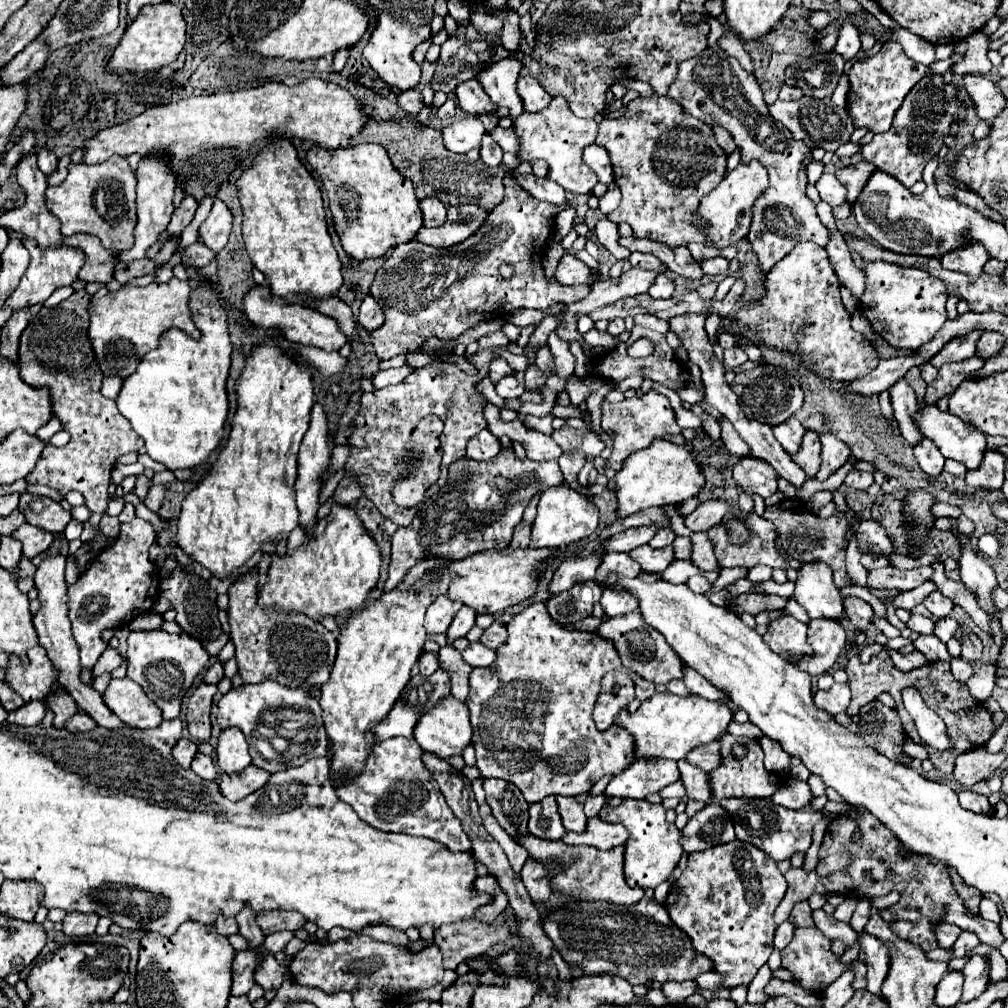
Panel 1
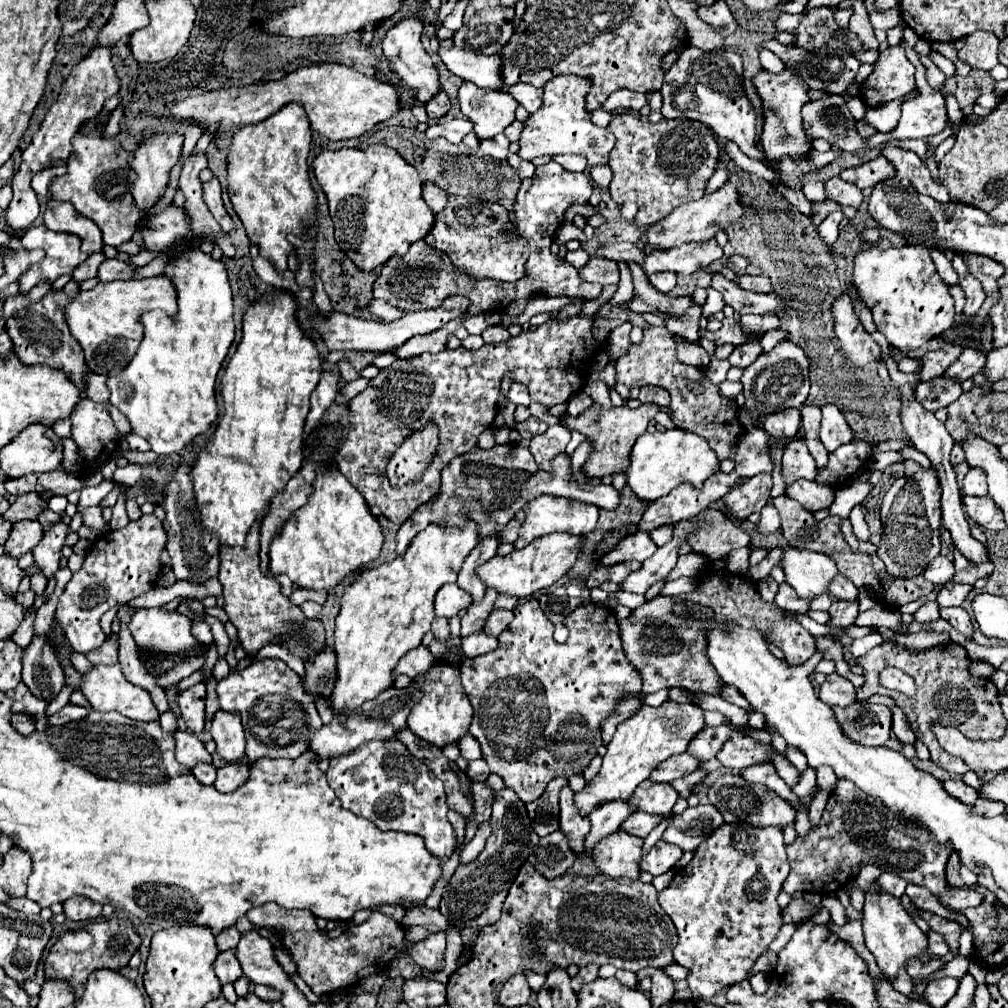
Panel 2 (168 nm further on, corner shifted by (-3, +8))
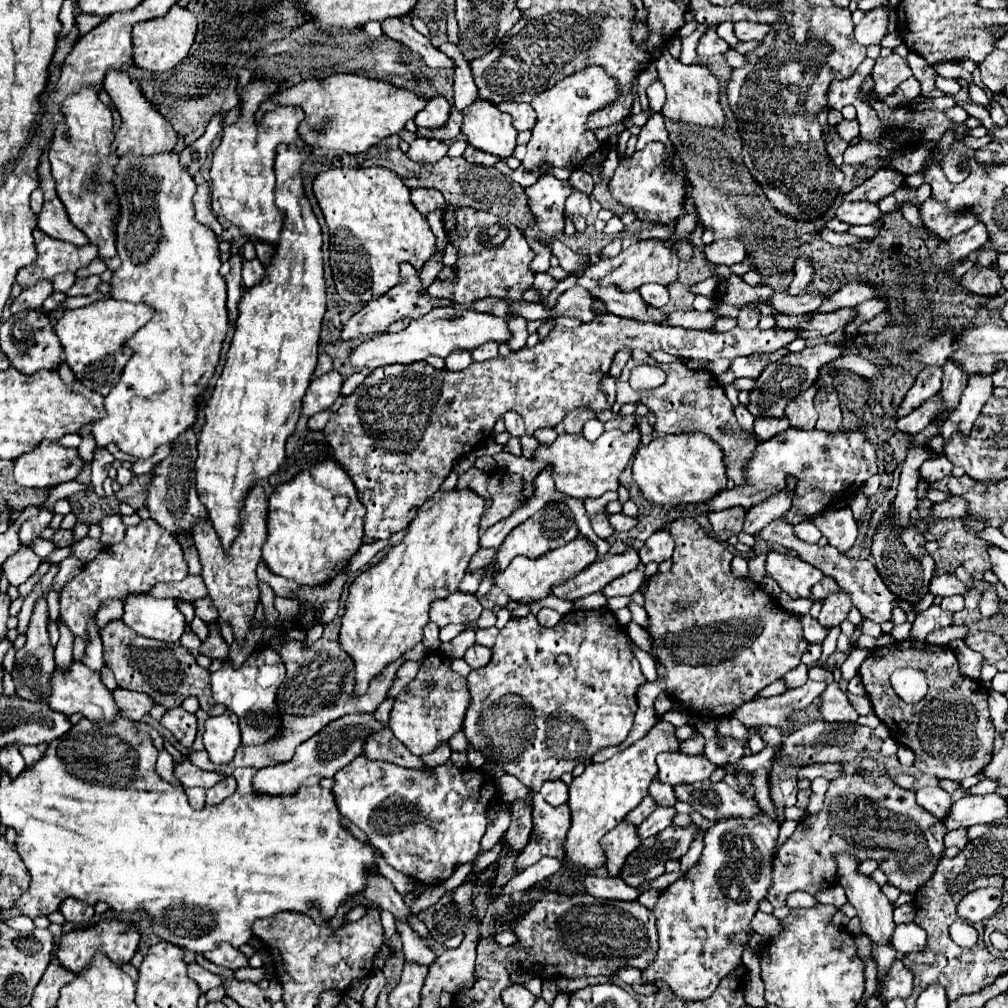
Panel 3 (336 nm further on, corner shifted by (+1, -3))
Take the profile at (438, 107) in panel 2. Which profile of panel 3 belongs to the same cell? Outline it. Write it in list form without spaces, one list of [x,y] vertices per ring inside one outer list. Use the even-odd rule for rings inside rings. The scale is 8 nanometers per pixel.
[[[452,109],[446,125],[440,129],[418,128],[417,136],[424,138],[434,138],[440,141],[454,141],[461,135],[461,126],[463,123],[463,115],[455,109]]]

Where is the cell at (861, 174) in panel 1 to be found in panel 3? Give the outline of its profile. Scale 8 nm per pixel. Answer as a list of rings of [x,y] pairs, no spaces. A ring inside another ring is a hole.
[[[878,169],[876,175],[866,179],[862,185],[852,189],[850,193],[844,195],[846,201],[870,201],[878,203],[882,197],[892,195],[896,187],[902,183],[902,175],[890,169]]]

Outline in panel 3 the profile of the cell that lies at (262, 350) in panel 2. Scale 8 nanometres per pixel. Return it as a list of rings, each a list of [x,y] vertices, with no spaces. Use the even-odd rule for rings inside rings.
[[[280,145],[278,147],[278,155],[276,155],[276,165],[274,165],[274,171],[276,171],[276,205],[278,209],[282,209],[284,213],[284,227],[282,227],[282,235],[280,235],[280,241],[276,245],[276,255],[274,259],[266,265],[266,281],[262,281],[260,285],[248,289],[242,299],[240,299],[240,305],[238,305],[238,319],[236,319],[236,333],[232,337],[232,343],[230,343],[230,349],[228,349],[228,357],[226,357],[226,365],[224,365],[224,371],[222,375],[218,377],[216,381],[216,387],[214,387],[214,393],[210,397],[210,401],[206,403],[204,407],[204,413],[206,413],[206,423],[202,427],[202,433],[200,433],[200,441],[198,441],[198,459],[196,459],[196,489],[198,489],[198,497],[202,501],[202,505],[208,509],[208,515],[210,515],[210,521],[222,541],[222,547],[224,551],[228,553],[234,539],[238,537],[240,533],[240,513],[242,513],[242,507],[244,507],[244,499],[246,495],[250,493],[250,489],[258,483],[258,479],[268,479],[272,475],[276,475],[280,471],[280,465],[286,463],[286,441],[288,437],[294,433],[296,429],[296,423],[300,419],[300,409],[302,409],[302,397],[306,395],[308,387],[310,387],[310,379],[312,379],[312,373],[316,369],[316,359],[318,359],[318,337],[320,337],[320,323],[322,323],[322,315],[324,315],[324,303],[326,303],[326,285],[324,285],[324,277],[322,277],[322,233],[320,233],[320,225],[318,225],[318,219],[316,215],[312,213],[312,207],[304,195],[304,189],[302,189],[302,177],[300,177],[300,169],[302,169],[302,163],[306,161],[310,153],[310,147],[304,147],[304,149],[296,149],[296,147],[288,147],[288,145]]]

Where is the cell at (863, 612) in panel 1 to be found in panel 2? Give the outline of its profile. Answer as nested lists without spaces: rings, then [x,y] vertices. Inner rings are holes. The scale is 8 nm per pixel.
[[[836,574],[836,580],[828,586],[828,592],[840,600],[858,600],[858,588],[842,574]]]

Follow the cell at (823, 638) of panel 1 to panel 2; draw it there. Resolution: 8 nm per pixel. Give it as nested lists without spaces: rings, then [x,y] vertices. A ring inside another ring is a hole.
[[[832,600],[832,606],[830,606],[828,612],[832,616],[828,626],[846,628],[846,626],[850,626],[856,620],[858,604],[852,604],[852,602],[846,602],[846,600]]]

